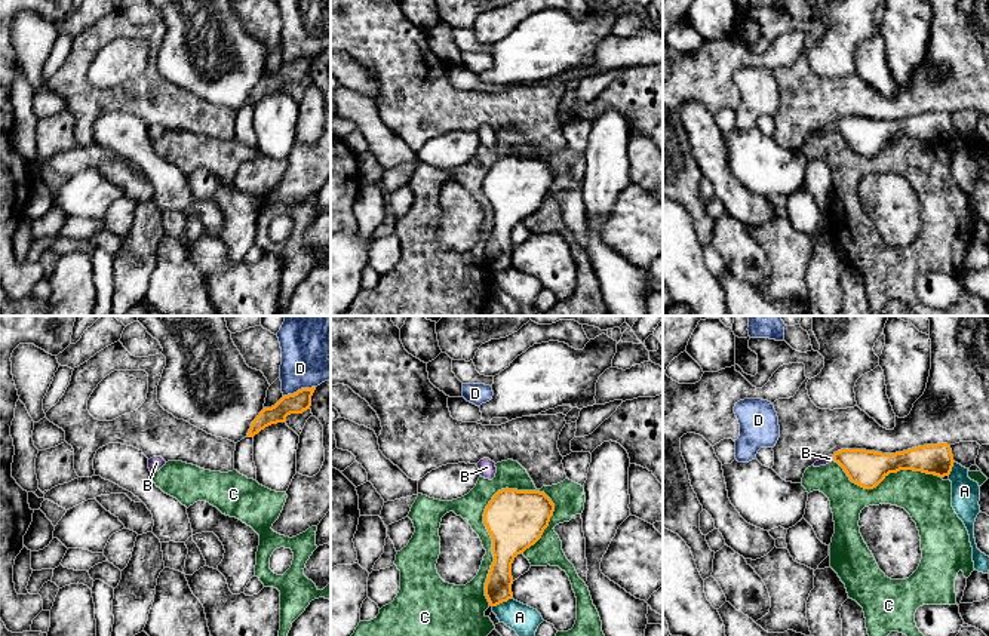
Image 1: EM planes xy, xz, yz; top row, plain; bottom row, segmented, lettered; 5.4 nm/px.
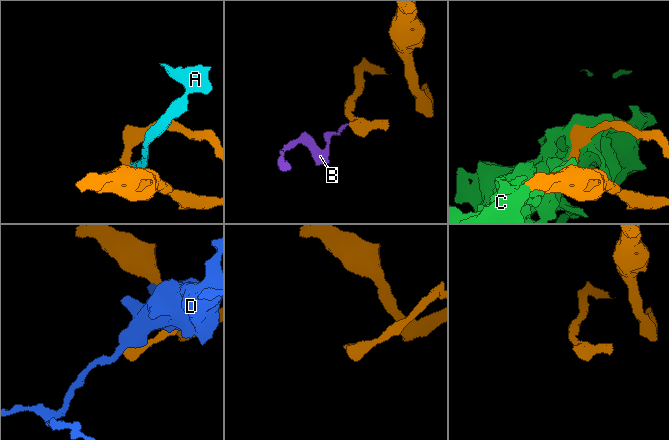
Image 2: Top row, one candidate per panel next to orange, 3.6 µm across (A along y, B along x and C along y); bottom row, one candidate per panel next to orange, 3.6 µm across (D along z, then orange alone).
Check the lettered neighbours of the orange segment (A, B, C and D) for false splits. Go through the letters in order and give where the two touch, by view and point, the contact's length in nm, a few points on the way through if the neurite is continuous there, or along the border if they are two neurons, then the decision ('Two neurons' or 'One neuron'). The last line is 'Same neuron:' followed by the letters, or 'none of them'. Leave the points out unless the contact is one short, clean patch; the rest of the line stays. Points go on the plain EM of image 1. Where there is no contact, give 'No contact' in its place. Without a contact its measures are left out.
A: Touches orange at xz (501, 270). Shared border 130 nm. Two neurons
B: Touches orange at yz (834, 126). Shared border 30 nm. Path across: yz (868, 137), (847, 126), (834, 126), (829, 126). One neuron
C: Touches orange at xz (485, 193). Shared border 700 nm. Two neurons
D: Touches orange at xy (298, 58). Shared border 190 nm. Two neurons
Same neuron: B

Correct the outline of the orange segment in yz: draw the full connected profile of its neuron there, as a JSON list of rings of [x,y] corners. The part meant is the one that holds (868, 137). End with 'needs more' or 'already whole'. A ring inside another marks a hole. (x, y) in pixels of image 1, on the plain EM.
[[[924,113],[896,122],[882,122],[866,117],[841,117],[833,123],[816,129],[820,135],[838,130],[850,148],[864,157],[876,156],[890,141],[900,138],[922,139],[939,145],[949,144],[953,135],[950,113]]] | needs more

